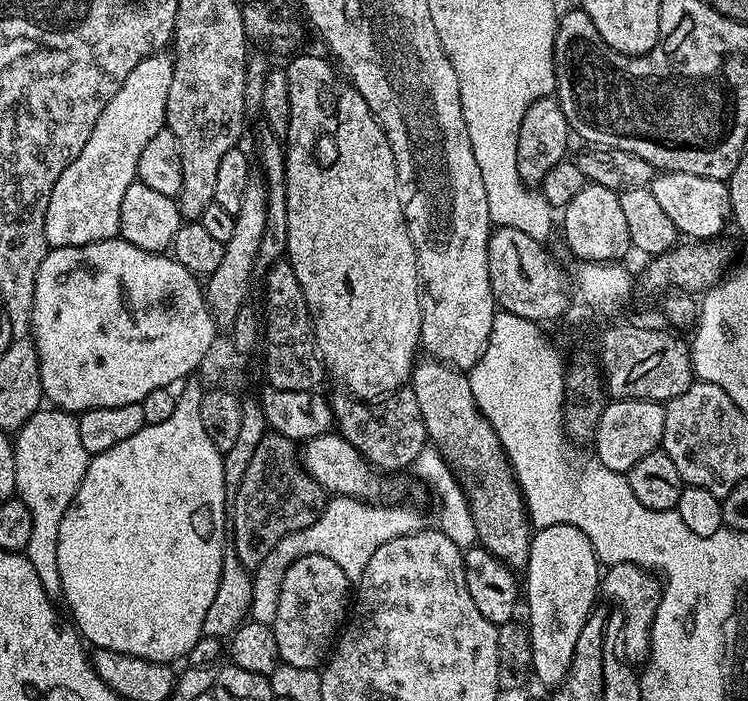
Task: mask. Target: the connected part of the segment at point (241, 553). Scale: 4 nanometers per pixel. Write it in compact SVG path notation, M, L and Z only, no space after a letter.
M269 431L258 442L250 466L230 504L230 547L238 554L238 562L254 570L286 534L310 526L320 516L326 503L326 493L314 478L304 471L297 445L290 438Z

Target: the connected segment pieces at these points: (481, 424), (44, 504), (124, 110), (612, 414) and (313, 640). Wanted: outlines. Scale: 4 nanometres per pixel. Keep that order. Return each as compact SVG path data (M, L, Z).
M420 358L412 365L410 387L414 398L418 398L419 408L422 409L422 422L426 426L429 441L448 461L448 467L456 473L456 478L464 489L464 495L468 497L468 509L474 518L479 547L494 554L494 558L501 560L507 568L522 570L528 565L528 544L532 541L533 534L528 509L524 507L524 495L520 492L508 455L500 445L498 434L474 402L474 394L470 390L467 375L461 369L452 368L440 360Z
M41 407L20 431L15 433L14 443L14 482L15 495L26 502L34 518L34 527L30 533L27 557L30 566L42 581L42 590L53 598L61 595L60 575L58 574L58 530L66 510L76 501L78 486L86 478L89 454L82 446L82 437L78 430L78 419L73 413L63 412L60 408Z
M167 51L147 56L134 70L118 94L106 102L106 110L98 114L94 131L82 154L62 170L54 190L50 190L50 206L46 206L46 242L49 249L86 246L120 236L120 211L126 190L137 183L138 158L150 138L166 127L166 98L170 98L170 82L176 65Z
M612 400L605 403L594 437L595 459L610 470L627 474L634 462L646 458L646 454L663 445L665 426L663 403L655 400Z
M310 554L292 563L282 581L277 617L271 622L283 663L319 669L327 661L350 608L350 581L338 562Z

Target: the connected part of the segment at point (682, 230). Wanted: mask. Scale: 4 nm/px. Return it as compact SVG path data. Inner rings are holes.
M660 172L650 187L658 206L662 206L662 211L670 217L670 222L674 222L681 237L691 238L696 242L708 242L719 237L716 235L730 224L732 207L725 181L702 178L698 174Z

